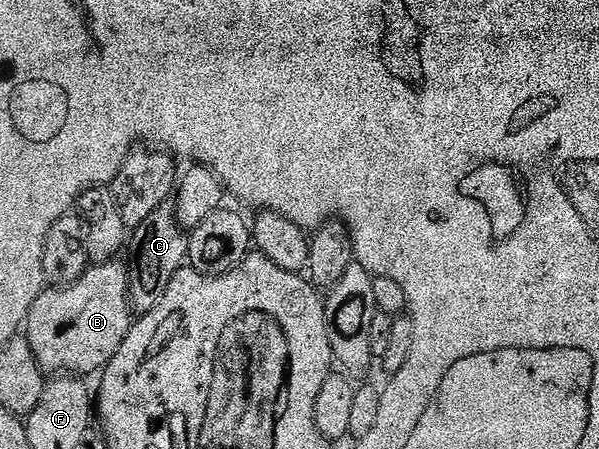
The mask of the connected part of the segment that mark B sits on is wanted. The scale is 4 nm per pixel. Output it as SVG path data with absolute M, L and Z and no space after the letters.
M118 259L109 260L88 268L77 282L44 287L37 302L33 302L25 339L44 373L87 378L90 372L102 373L113 354L121 350L121 342L125 342L133 323L133 305L129 268L119 263Z

